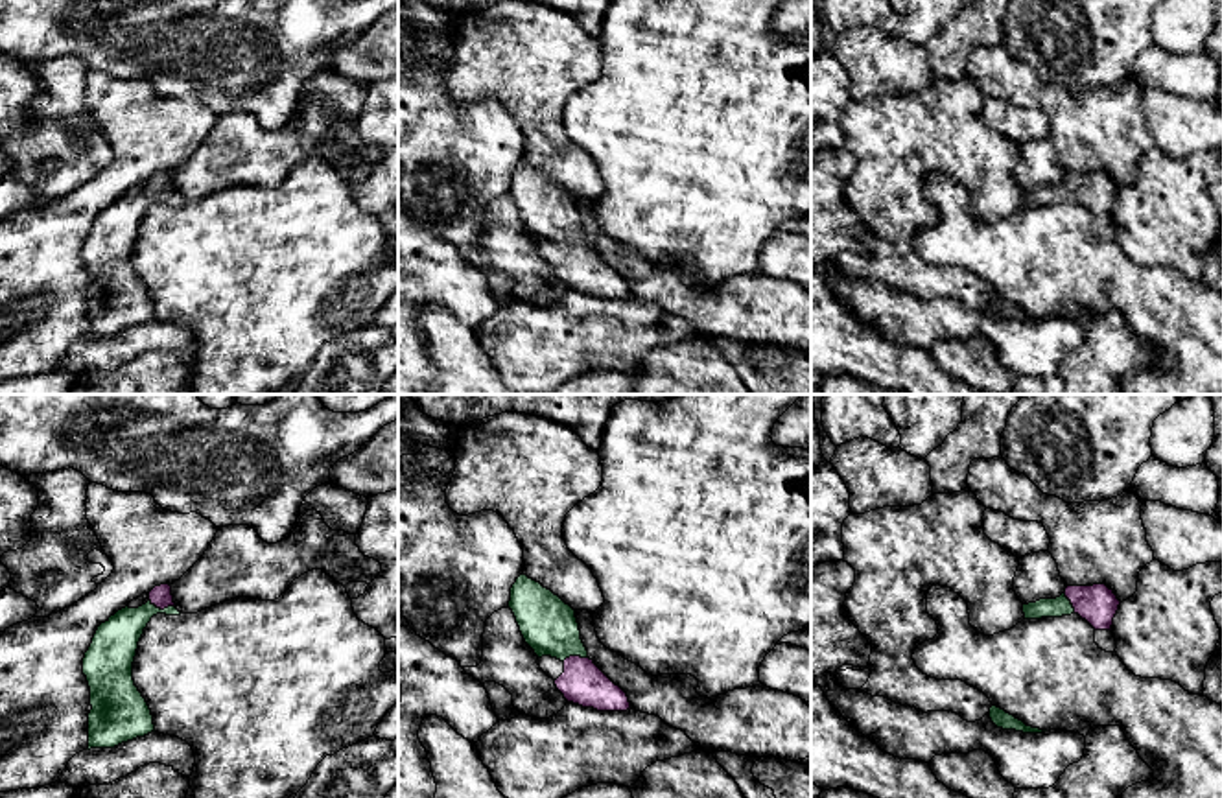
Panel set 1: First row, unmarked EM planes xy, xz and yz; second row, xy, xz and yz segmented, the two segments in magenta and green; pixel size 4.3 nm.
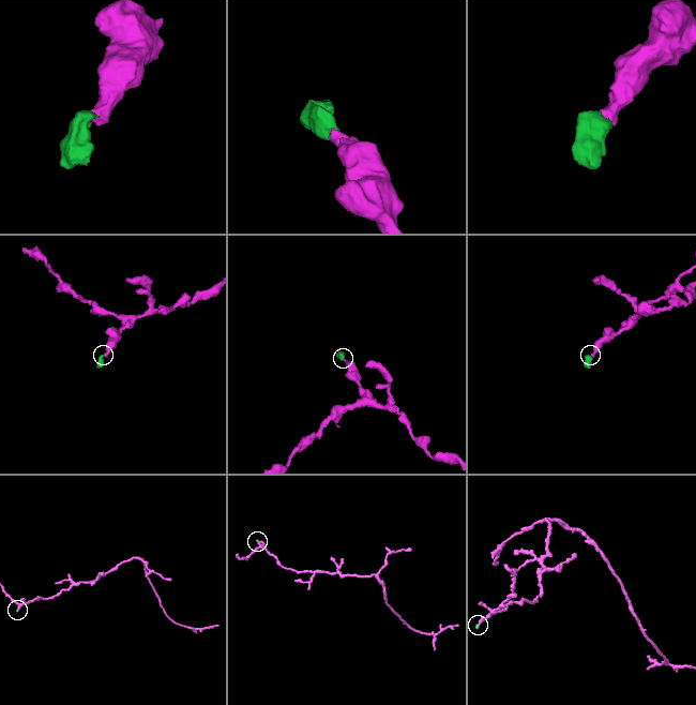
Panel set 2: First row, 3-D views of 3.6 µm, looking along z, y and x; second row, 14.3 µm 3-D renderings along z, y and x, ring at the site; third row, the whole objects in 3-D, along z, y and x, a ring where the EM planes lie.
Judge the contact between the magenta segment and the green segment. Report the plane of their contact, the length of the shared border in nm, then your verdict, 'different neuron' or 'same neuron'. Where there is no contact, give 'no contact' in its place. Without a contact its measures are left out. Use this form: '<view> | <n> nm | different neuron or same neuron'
xy | 120 nm | same neuron

